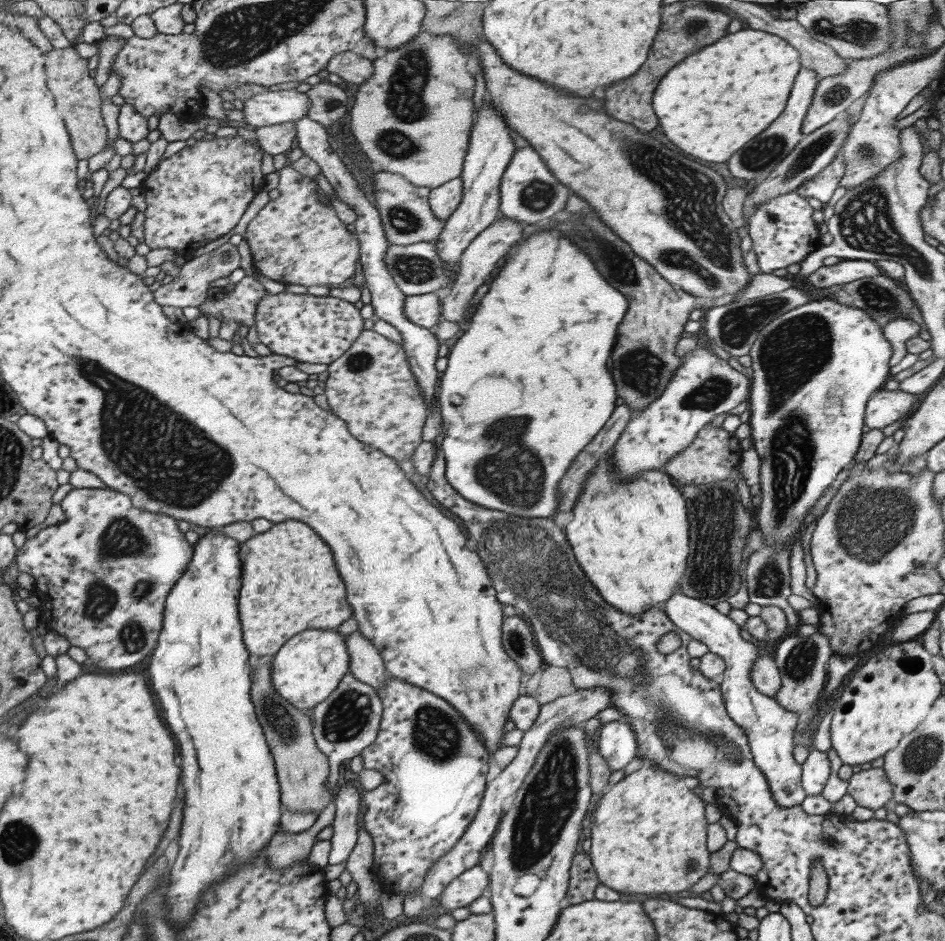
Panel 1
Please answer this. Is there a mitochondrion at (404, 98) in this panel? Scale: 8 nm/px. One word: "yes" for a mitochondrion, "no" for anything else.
yes

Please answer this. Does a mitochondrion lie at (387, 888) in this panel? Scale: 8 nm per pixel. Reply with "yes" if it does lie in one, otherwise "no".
no

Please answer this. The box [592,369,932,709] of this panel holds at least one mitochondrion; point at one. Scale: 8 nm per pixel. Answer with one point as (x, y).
(870, 523)

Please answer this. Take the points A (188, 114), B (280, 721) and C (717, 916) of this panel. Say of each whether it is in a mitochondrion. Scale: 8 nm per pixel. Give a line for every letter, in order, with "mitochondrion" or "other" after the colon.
A: other
B: mitochondrion
C: other

